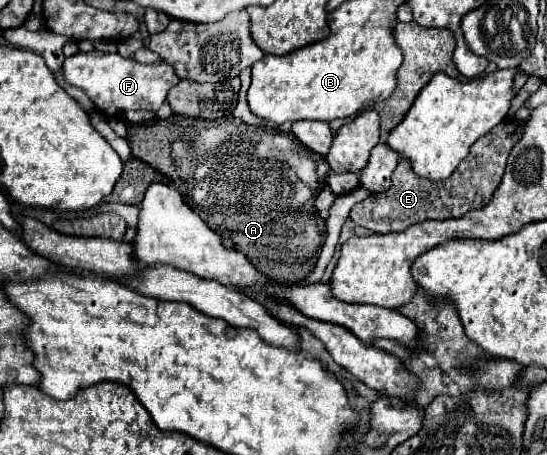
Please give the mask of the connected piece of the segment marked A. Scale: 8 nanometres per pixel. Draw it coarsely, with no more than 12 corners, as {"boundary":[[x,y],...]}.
{"boundary":[[130,124],[110,194],[174,182],[272,282],[326,240],[328,164],[278,126]]}

